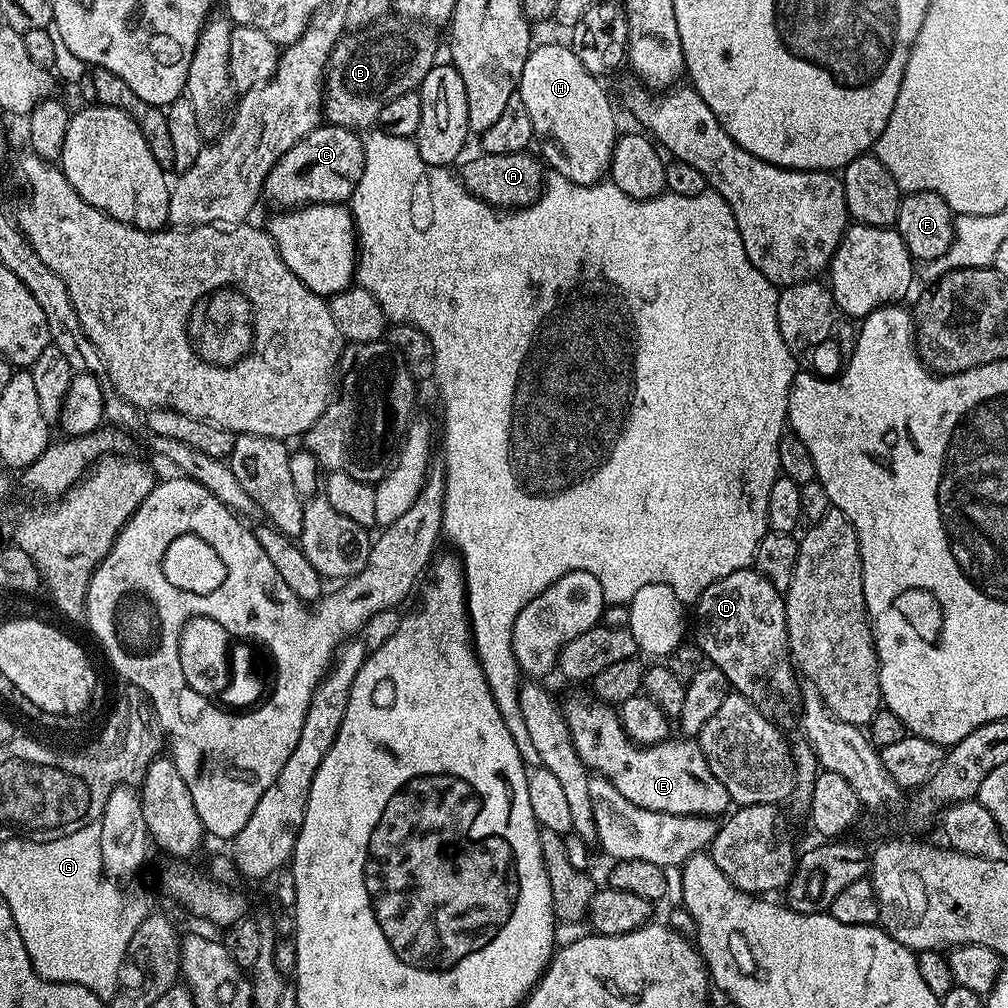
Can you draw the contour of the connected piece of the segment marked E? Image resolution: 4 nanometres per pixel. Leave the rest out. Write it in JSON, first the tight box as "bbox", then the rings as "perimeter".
{"bbox":[562,691,729,818],"perimeter":[[[587,691],[563,697],[562,707],[578,758],[595,775],[608,779],[618,794],[630,798],[636,806],[666,814],[713,818],[723,817],[729,811],[726,786],[710,774],[710,766],[695,739],[669,738],[660,744],[634,744],[622,730],[619,711]]]}

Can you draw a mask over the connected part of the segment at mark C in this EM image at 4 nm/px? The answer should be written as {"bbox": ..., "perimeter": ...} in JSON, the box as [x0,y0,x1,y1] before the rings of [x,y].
{"bbox":[262,122,363,210],"perimeter":[[[324,122],[282,154],[266,178],[262,196],[280,210],[305,204],[344,204],[351,201],[363,169],[363,139],[351,128]]]}

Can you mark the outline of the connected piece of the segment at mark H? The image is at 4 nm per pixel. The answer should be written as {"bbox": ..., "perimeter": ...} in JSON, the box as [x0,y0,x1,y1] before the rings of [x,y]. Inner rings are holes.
{"bbox":[518,43,618,184],"perimeter":[[[537,43],[526,58],[526,66],[522,66],[522,78],[518,95],[526,102],[526,110],[530,114],[532,135],[535,143],[540,143],[539,155],[546,161],[551,171],[562,174],[575,184],[598,184],[605,179],[612,150],[616,145],[618,129],[616,129],[616,112],[612,109],[612,100],[603,88],[601,81],[578,58],[574,58],[571,47],[564,44]]]}

